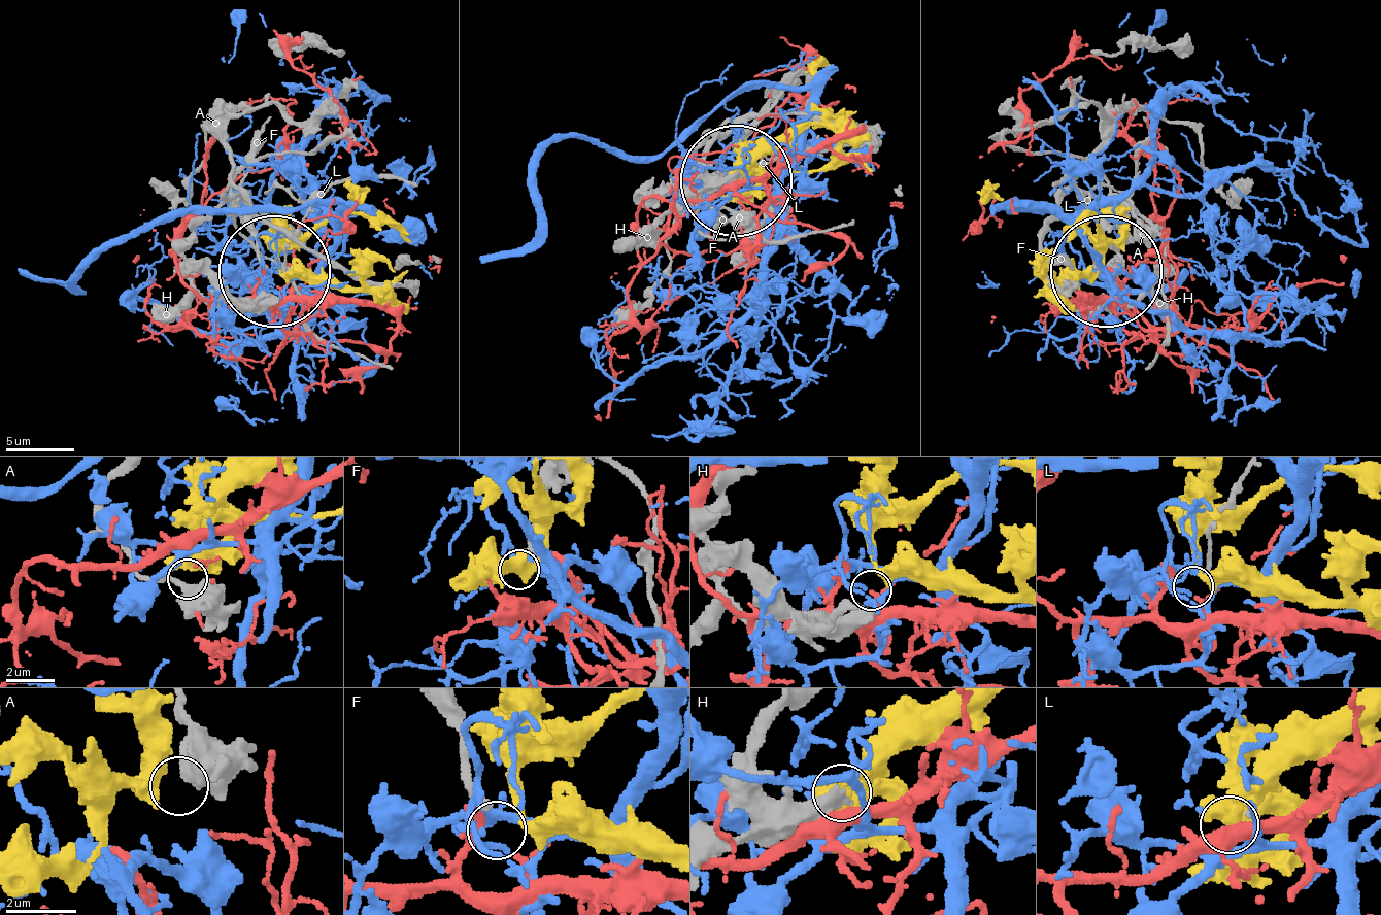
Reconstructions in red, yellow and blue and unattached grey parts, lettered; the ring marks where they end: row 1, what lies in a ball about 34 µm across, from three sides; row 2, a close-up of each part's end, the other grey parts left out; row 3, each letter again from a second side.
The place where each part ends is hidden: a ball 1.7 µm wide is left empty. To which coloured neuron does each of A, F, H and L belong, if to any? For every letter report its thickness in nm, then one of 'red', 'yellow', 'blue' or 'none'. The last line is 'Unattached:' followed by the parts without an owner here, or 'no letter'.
A: 850 nm | none
F: 220 nm | none
H: 550 nm | yellow
L: 150 nm | none
Unattached: A, F, L

